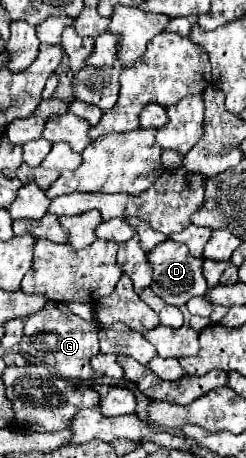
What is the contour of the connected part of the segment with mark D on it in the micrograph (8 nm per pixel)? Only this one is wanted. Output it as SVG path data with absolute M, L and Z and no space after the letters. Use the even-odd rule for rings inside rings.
M168 239L148 253L148 261L154 267L154 281L152 281L150 289L158 297L162 297L166 303L176 305L176 307L186 305L192 315L210 317L212 303L210 303L208 297L204 297L204 293L208 291L208 285L206 285L206 279L202 279L202 263L204 263L202 257L192 257L184 243L176 243L176 241ZM196 295L202 295L202 297L196 297Z

